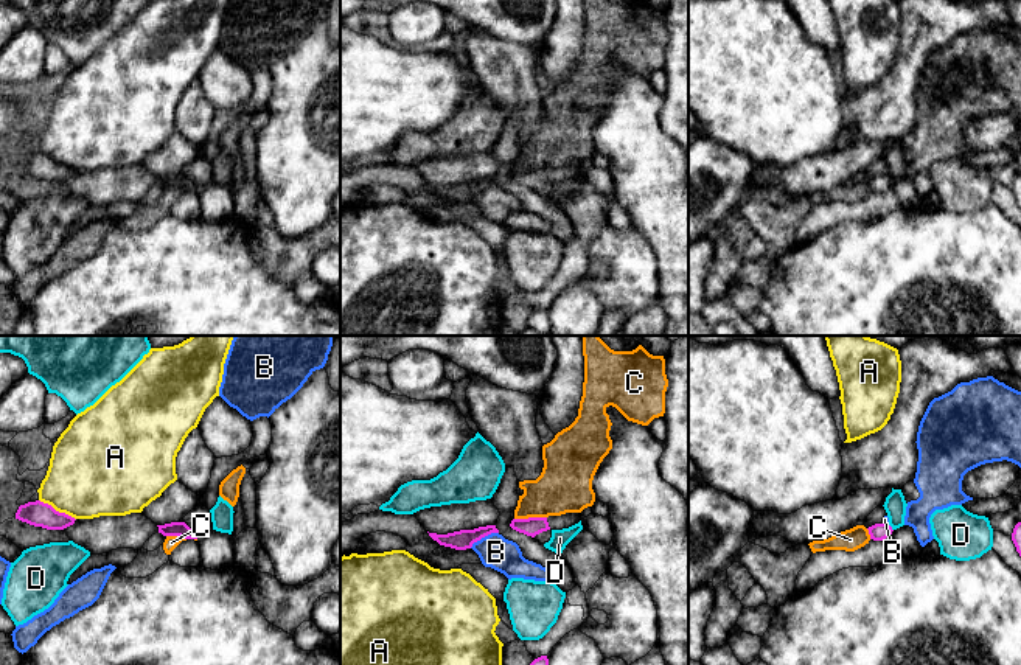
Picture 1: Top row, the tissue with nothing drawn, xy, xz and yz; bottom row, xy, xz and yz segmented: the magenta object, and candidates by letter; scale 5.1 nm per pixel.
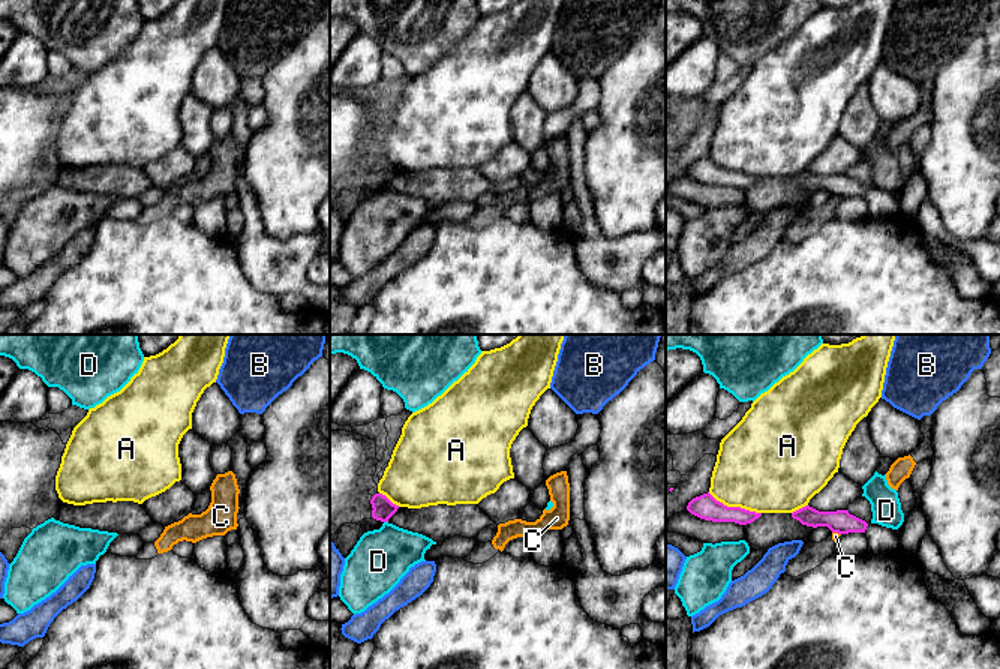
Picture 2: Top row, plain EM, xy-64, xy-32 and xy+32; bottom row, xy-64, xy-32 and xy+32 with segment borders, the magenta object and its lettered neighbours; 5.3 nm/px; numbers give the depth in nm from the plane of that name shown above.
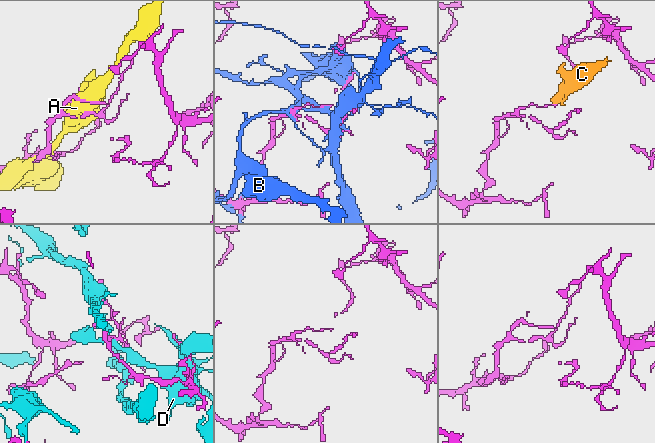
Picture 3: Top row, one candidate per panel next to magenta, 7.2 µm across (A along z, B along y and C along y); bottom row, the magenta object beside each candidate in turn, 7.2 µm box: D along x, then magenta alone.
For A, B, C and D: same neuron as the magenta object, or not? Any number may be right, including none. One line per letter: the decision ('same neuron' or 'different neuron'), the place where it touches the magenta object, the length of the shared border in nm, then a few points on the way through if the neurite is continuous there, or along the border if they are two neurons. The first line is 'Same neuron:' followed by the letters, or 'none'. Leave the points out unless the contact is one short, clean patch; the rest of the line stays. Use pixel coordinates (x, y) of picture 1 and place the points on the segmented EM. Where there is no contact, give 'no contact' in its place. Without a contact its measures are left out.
Same neuron: none
A: different neuron | xy (58, 511) | 220 nm
B: different neuron | xz (484, 536) | 170 nm
C: different neuron | xz (530, 518) | 170 nm | along xz (546, 516), (515, 519)
D: different neuron | yz (891, 527) | 50 nm

